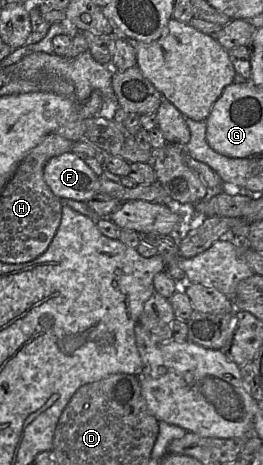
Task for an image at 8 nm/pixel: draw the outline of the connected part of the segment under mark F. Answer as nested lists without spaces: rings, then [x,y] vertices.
[[[71,151],[49,159],[44,166],[43,177],[60,199],[87,202],[99,192],[100,177],[82,157]]]

